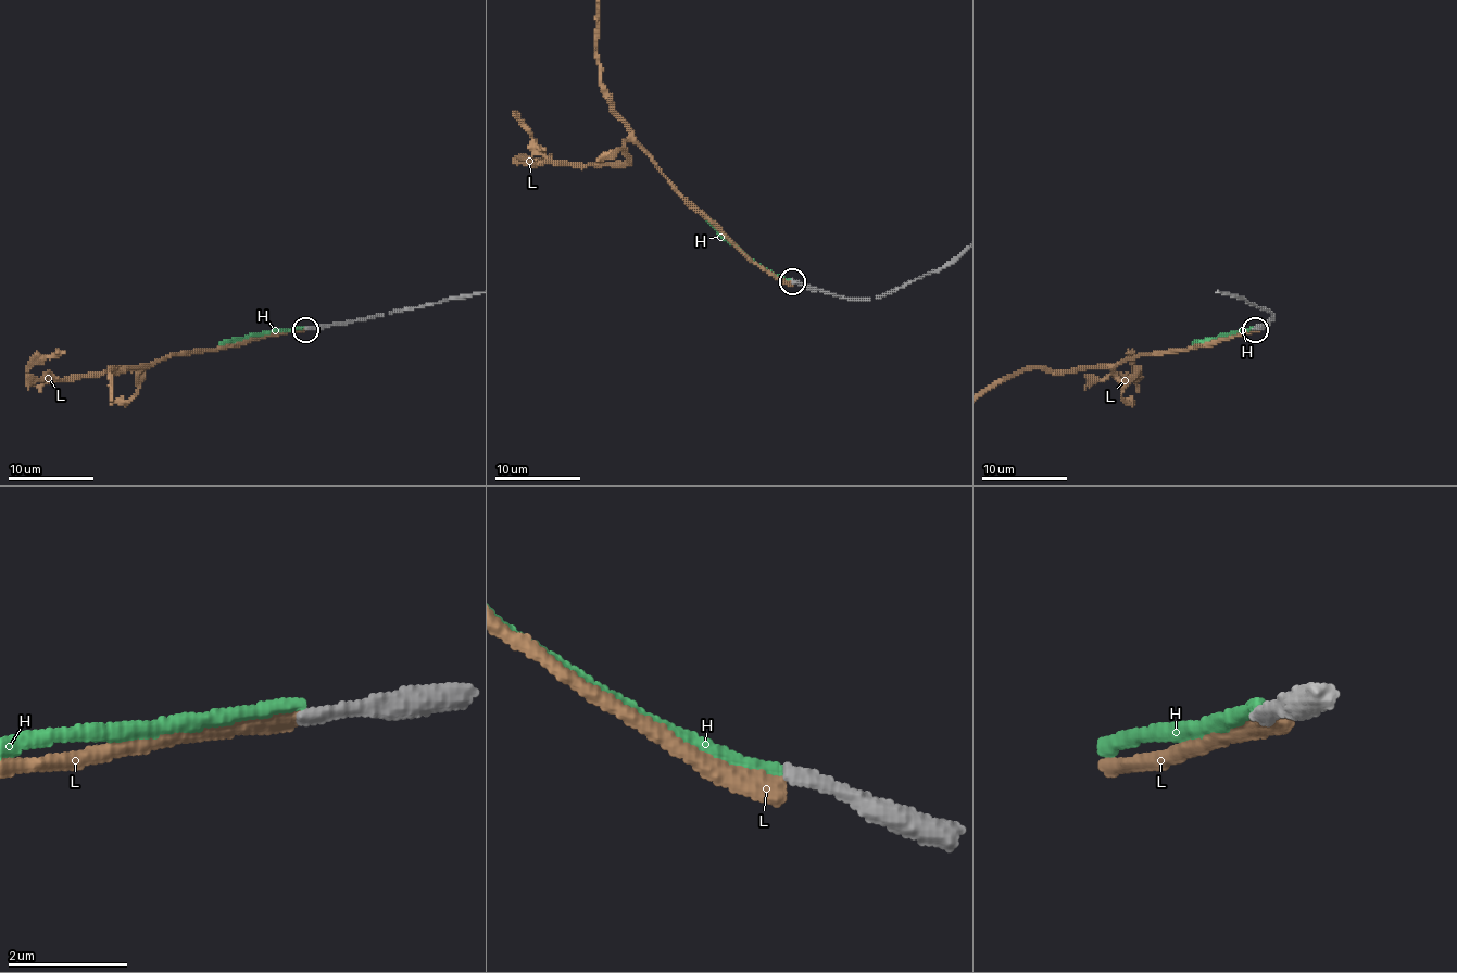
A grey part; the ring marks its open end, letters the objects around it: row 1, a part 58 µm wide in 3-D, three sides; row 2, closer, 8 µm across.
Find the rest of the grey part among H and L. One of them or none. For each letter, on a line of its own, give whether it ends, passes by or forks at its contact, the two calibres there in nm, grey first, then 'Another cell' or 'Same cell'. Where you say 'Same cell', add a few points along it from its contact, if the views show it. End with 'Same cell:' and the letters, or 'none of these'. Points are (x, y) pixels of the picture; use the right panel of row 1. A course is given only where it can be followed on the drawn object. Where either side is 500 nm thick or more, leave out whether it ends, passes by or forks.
H: It ends there. Thickness 200 nm (grey) against 200 nm. Another cell
L: It ends there. Thickness 200 nm (grey) against 400 nm. Another cell
Same cell: none of these

